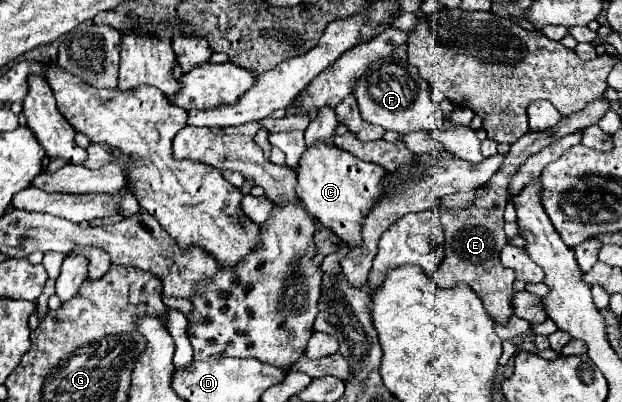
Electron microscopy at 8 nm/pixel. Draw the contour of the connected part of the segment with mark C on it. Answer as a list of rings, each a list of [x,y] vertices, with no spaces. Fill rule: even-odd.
[[[316,142],[312,148],[308,148],[308,152],[302,154],[302,162],[296,174],[298,196],[308,212],[324,226],[332,228],[338,238],[360,246],[364,218],[386,194],[386,170],[380,164],[364,162],[344,150],[338,150],[334,144]]]

